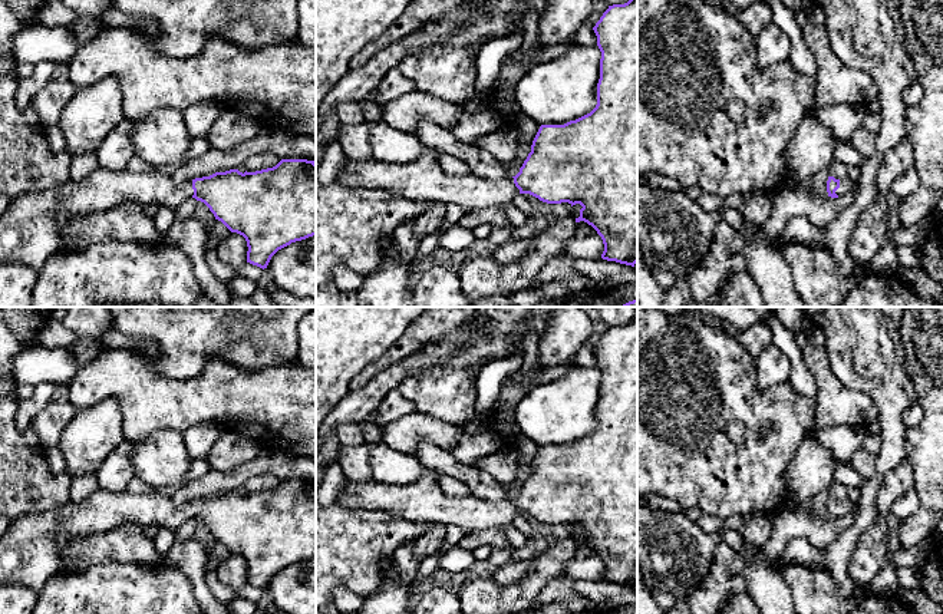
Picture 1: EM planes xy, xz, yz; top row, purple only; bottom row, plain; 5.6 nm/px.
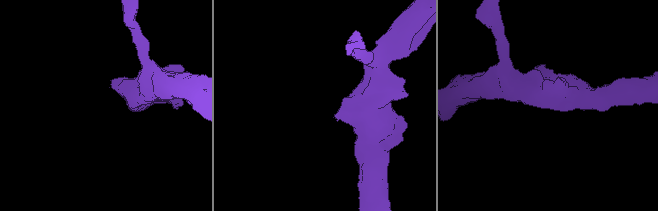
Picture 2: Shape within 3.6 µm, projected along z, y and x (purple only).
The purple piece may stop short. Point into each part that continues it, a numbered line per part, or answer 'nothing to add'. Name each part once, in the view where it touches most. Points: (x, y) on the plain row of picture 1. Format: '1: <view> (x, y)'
1: xy (30, 551)

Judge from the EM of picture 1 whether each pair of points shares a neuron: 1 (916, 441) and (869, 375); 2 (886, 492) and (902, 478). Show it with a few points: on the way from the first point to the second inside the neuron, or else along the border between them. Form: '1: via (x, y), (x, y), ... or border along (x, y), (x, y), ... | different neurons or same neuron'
1: border along (909, 428), (904, 435), (904, 458) | different neurons
2: via (890, 488), (897, 481) | same neuron

